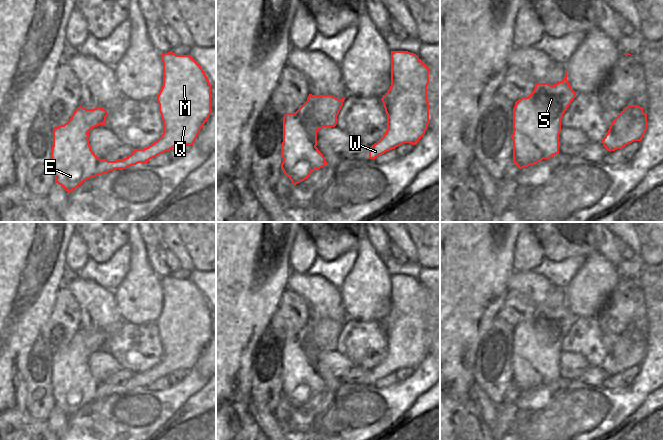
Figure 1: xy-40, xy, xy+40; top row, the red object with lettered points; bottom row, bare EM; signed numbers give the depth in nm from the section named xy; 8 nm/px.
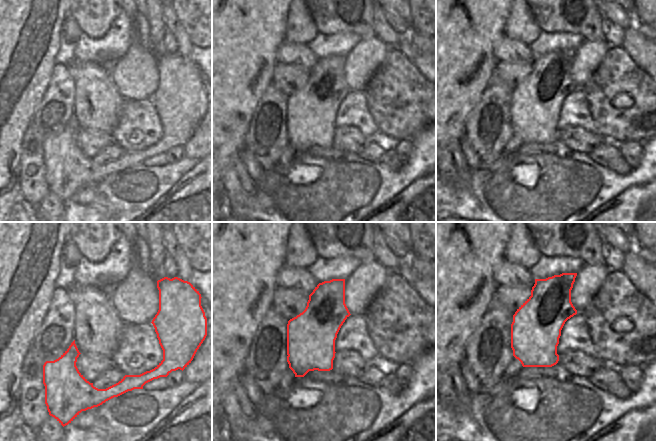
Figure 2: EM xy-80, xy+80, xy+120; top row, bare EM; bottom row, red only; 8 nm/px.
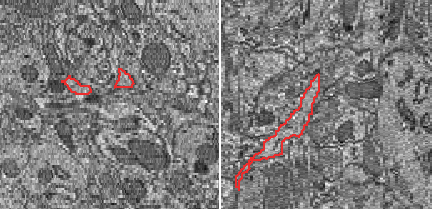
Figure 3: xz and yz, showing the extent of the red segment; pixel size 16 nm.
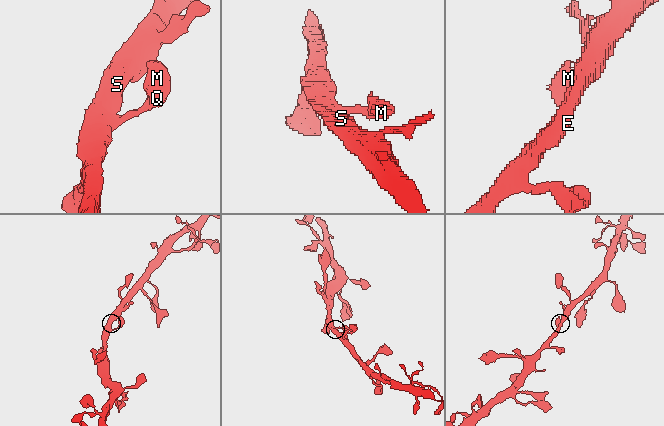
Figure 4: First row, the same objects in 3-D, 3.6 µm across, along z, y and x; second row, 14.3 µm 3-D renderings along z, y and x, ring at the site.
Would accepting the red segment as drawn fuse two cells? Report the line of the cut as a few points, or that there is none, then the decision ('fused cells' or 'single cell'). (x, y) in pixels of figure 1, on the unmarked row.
cut none; single cell

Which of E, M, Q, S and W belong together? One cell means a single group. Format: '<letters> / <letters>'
E M Q S W

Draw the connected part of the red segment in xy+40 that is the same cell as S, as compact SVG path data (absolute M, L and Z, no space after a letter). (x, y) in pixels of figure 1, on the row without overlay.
M565 294L565 302L554 308L535 307L533 316L528 321L522 321L515 326L513 332L513 386L522 393L530 389L534 389L543 383L550 383L559 377L559 358L561 356L561 344L563 338L576 320L576 316L571 312L567 304L567 295Z

